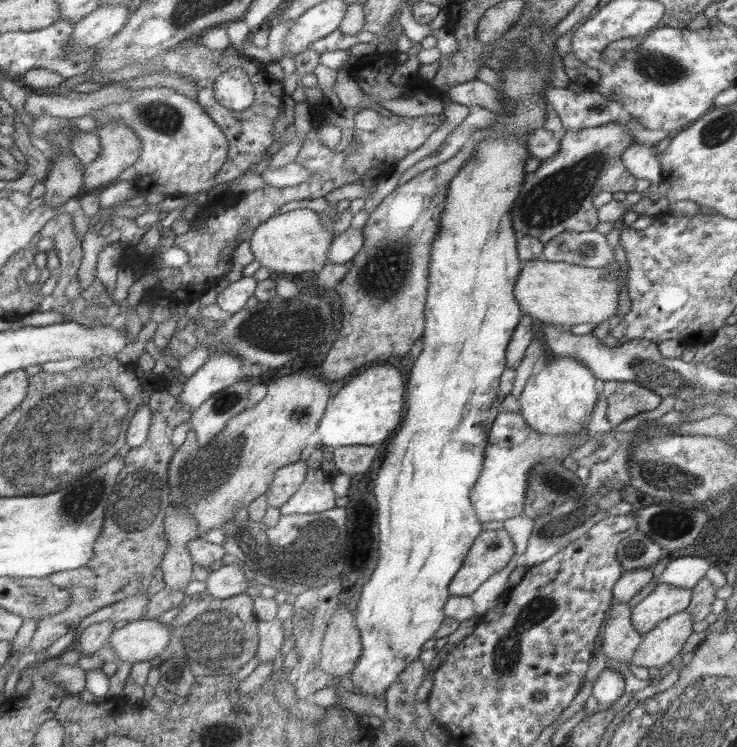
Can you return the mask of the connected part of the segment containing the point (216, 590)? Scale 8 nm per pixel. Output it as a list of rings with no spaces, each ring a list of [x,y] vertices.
[[[218,564],[208,573],[206,592],[213,598],[229,598],[244,593],[247,581],[239,564]]]

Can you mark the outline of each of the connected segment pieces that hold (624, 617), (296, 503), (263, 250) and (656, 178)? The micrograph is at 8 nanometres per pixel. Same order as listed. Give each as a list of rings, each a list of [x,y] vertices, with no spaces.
[[[613,602],[606,611],[606,622],[602,626],[601,651],[606,658],[631,664],[633,652],[642,636],[631,625],[631,610],[627,603]]]
[[[308,468],[305,480],[279,507],[280,515],[313,514],[335,506],[335,494],[331,490],[332,476],[321,468]]]
[[[307,208],[291,210],[291,212],[285,212],[285,214],[273,215],[271,218],[264,220],[256,226],[250,233],[248,238],[249,249],[251,250],[254,260],[265,267],[270,272],[273,272],[274,276],[282,273],[298,275],[305,272],[312,272],[317,268],[323,267],[327,261],[327,250],[329,250],[329,244],[333,240],[333,229],[329,227],[329,222],[320,220],[318,214],[313,210],[307,210]]]
[[[629,146],[621,156],[621,163],[625,166],[626,173],[634,178],[641,178],[651,183],[654,188],[663,180],[660,162],[657,161],[654,146]]]

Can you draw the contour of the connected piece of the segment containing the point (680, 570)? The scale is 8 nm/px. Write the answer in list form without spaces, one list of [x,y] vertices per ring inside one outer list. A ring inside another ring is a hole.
[[[675,554],[659,575],[658,582],[675,588],[692,589],[705,576],[709,565],[703,556]]]

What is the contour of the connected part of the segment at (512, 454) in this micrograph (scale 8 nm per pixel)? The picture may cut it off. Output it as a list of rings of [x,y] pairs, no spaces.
[[[498,412],[491,428],[488,430],[487,446],[483,450],[484,462],[481,466],[481,472],[475,480],[475,484],[469,490],[469,501],[475,507],[477,519],[481,522],[504,521],[521,514],[523,500],[525,500],[525,482],[527,482],[527,474],[533,468],[533,464],[543,462],[543,460],[561,460],[567,463],[568,454],[571,454],[577,446],[581,446],[585,442],[585,434],[587,434],[585,426],[572,433],[565,433],[565,435],[541,434],[531,429],[519,412]]]

